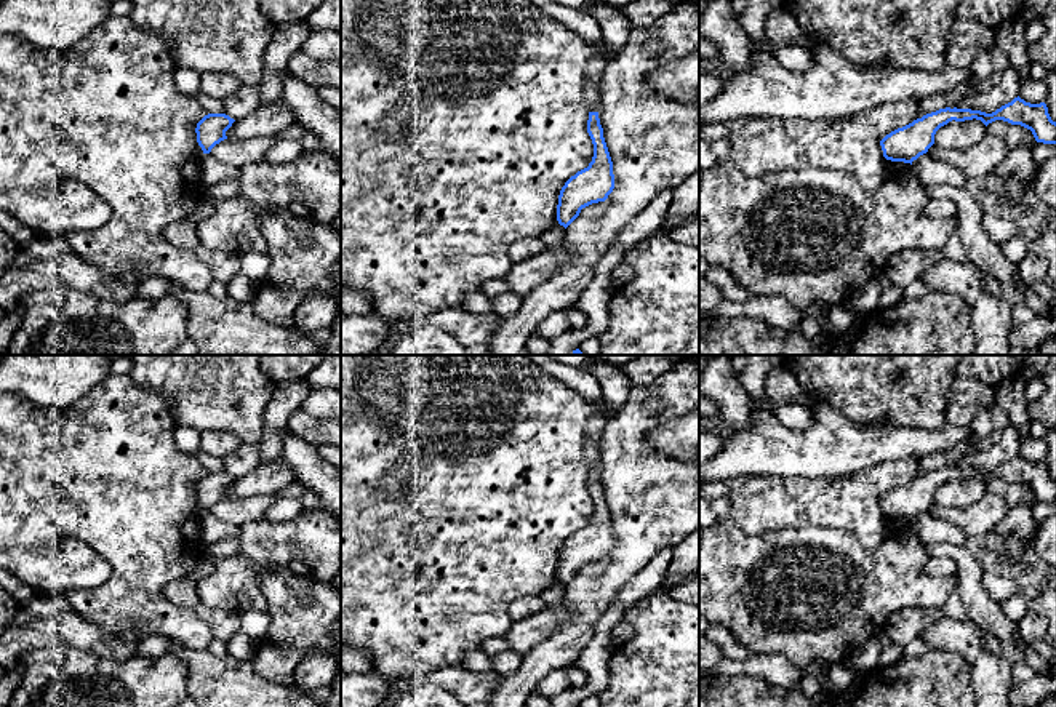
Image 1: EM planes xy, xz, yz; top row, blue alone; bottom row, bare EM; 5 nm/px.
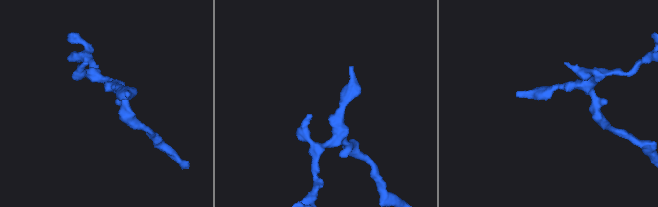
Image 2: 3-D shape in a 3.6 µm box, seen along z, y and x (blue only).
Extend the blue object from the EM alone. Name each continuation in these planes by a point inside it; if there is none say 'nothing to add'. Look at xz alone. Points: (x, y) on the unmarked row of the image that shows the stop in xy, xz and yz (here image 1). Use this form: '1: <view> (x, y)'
1: xz (592, 456)

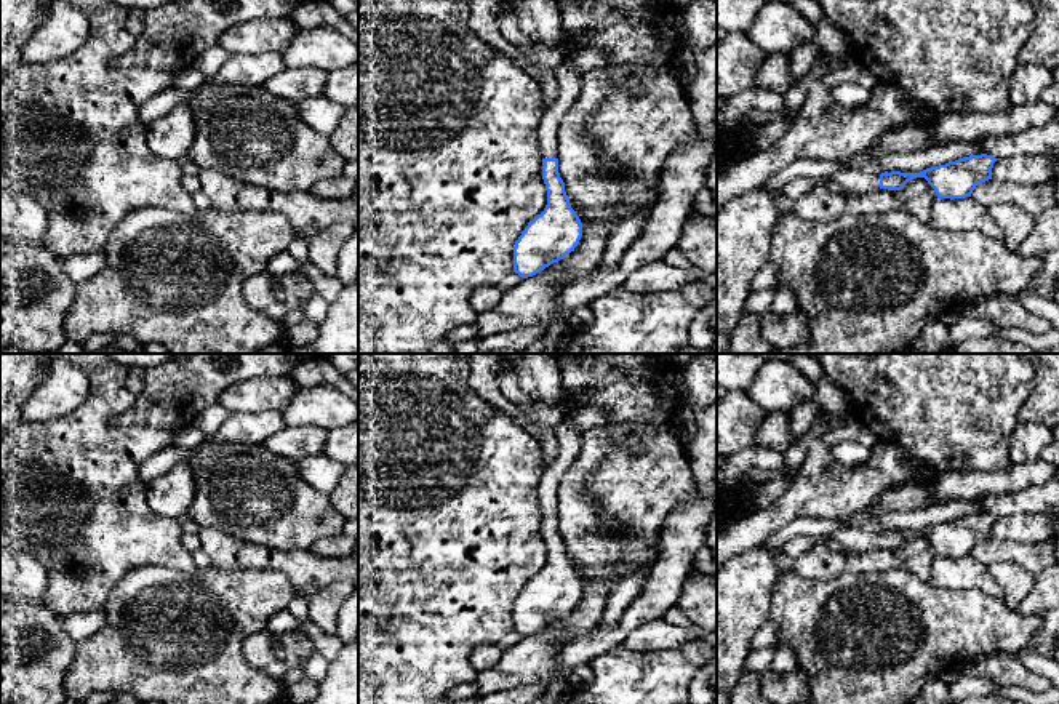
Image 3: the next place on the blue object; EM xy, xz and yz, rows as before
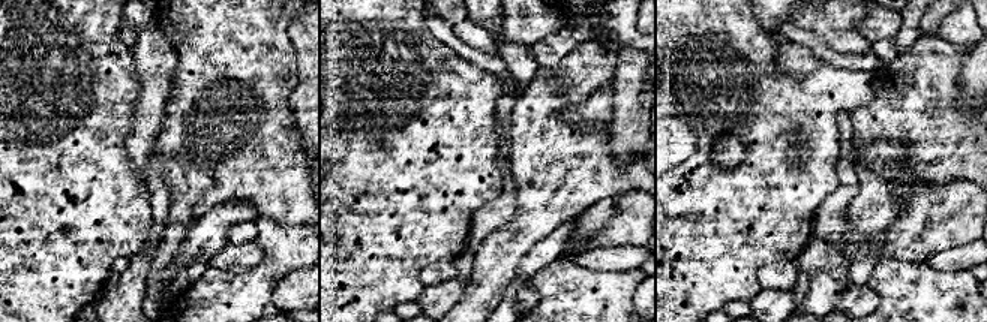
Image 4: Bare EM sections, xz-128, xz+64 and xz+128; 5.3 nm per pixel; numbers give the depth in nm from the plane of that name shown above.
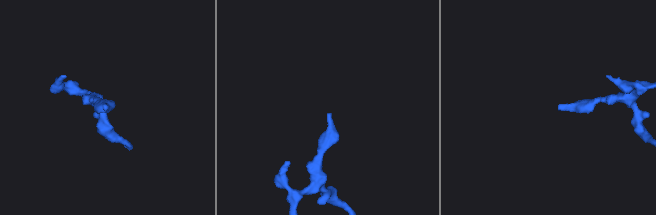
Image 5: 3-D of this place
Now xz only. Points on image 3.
1: xz (568, 440)

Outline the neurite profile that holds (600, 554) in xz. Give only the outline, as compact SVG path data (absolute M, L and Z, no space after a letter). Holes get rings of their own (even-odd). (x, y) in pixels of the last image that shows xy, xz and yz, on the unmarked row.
M625 426L582 432L577 458L558 485L558 531L568 557L581 568L582 595L569 613L537 632L557 635L561 648L597 627L617 574L651 571L662 554L661 541L648 546L611 533L585 493L589 475L619 443L633 451L640 446L638 437Z

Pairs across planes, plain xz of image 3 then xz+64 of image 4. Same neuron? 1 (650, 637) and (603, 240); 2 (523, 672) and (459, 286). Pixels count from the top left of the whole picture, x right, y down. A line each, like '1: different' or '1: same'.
1: different
2: same

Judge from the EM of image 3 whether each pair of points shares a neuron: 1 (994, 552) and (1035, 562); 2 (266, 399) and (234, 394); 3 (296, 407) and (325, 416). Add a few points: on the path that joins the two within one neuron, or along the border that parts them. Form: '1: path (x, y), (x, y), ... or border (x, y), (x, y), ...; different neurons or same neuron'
1: path (1003, 552), (1026, 556); same neuron
2: path (258, 396), (242, 396); same neuron
3: path (303, 407), (315, 407), (319, 410); same neuron

